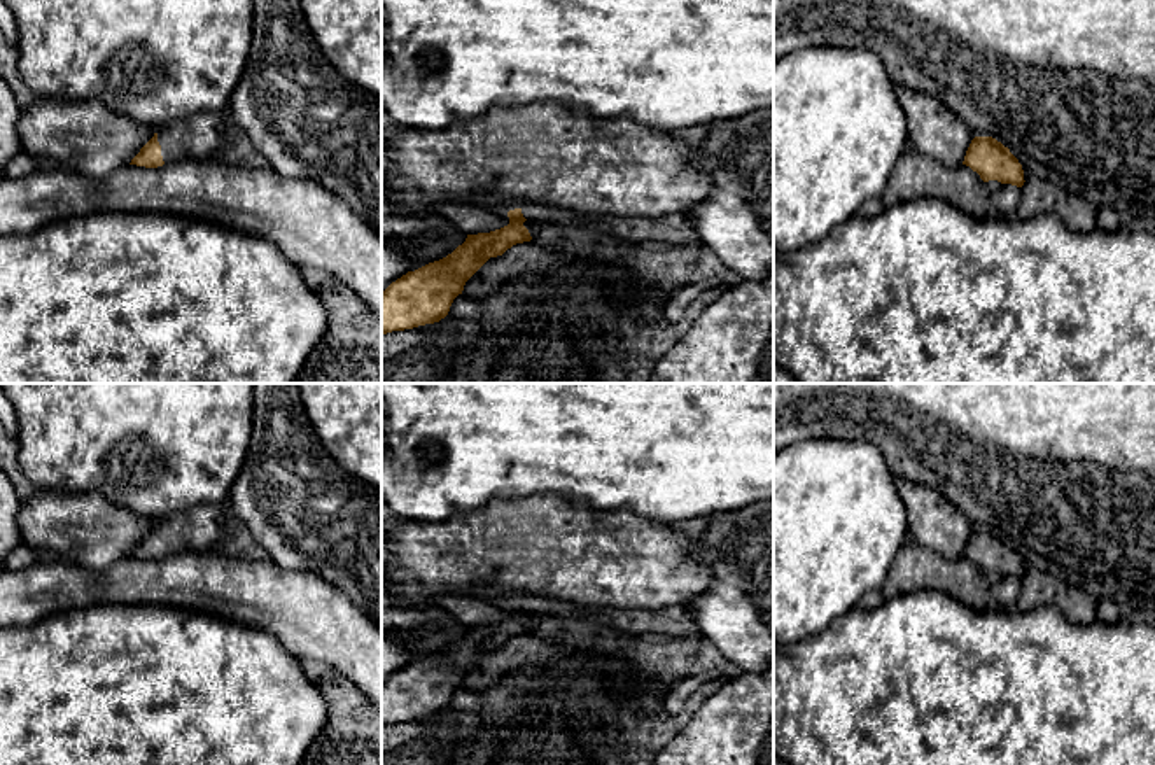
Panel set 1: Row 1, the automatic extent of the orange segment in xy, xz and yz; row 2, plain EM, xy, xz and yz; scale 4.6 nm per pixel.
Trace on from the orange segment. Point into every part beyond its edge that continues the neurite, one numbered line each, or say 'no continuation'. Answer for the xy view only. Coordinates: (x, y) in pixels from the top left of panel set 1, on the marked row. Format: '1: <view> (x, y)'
1: xy (202, 135)

